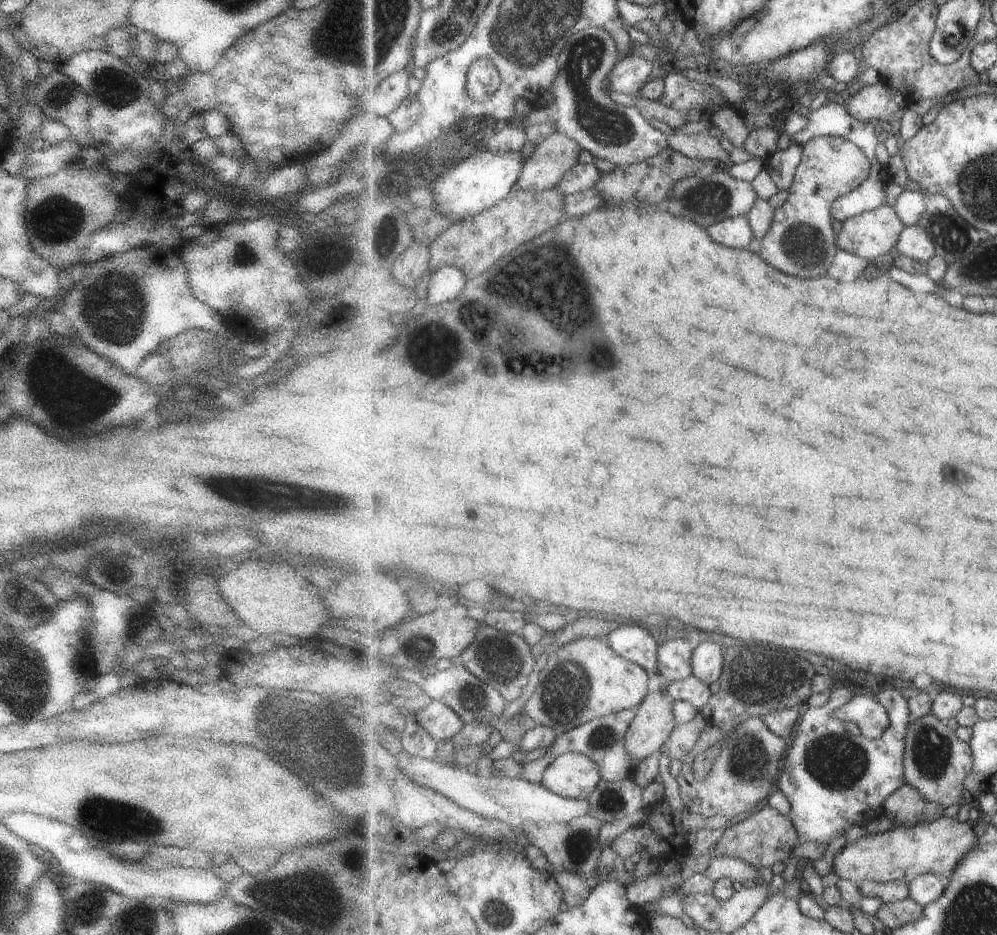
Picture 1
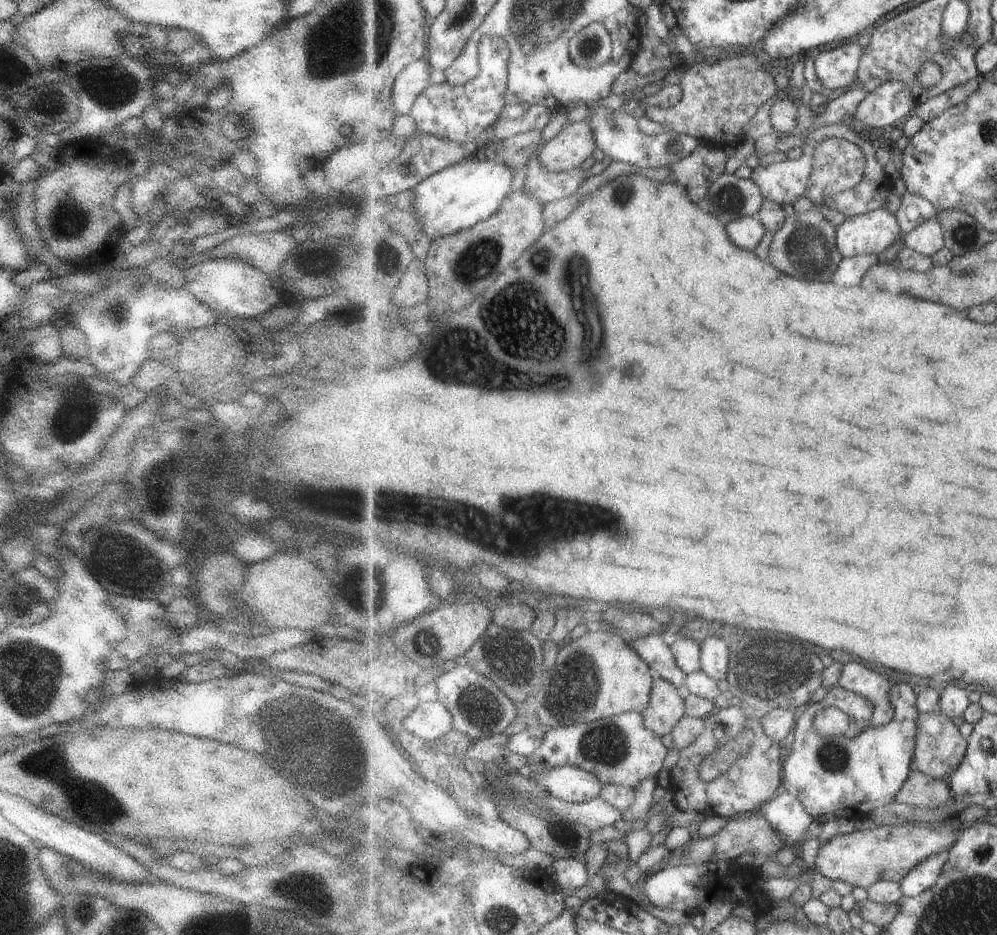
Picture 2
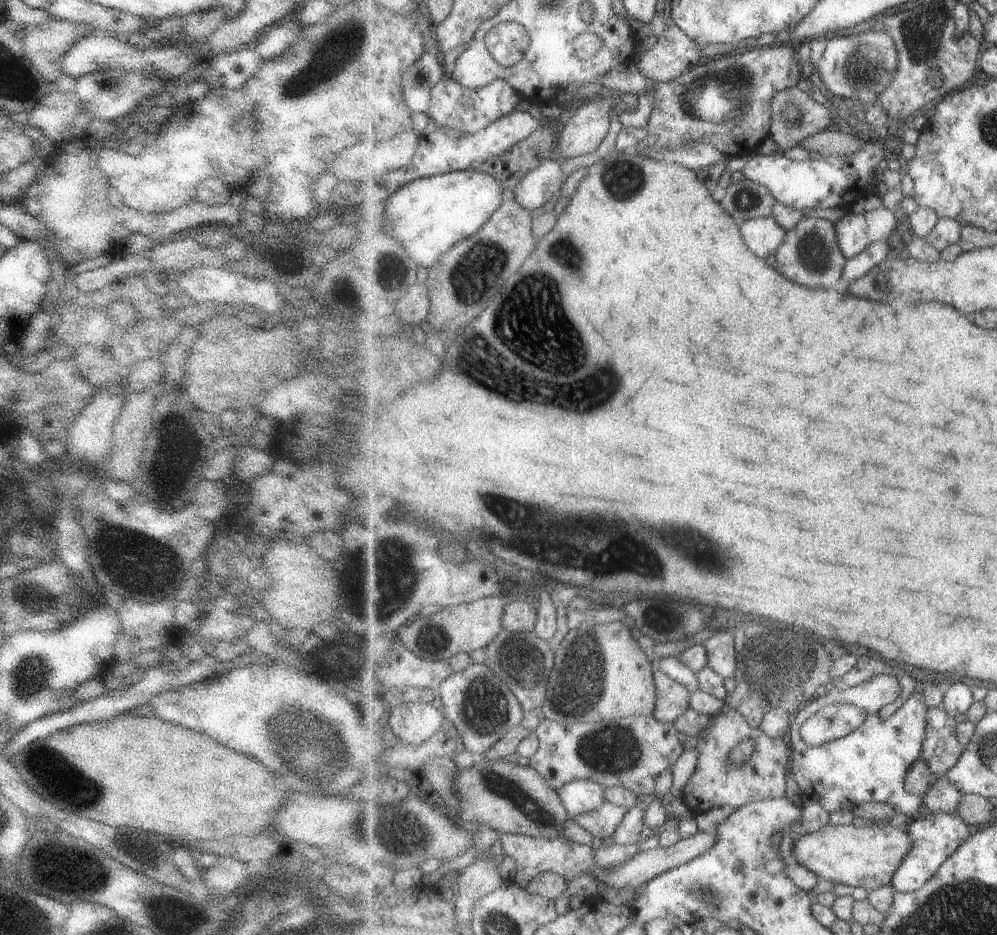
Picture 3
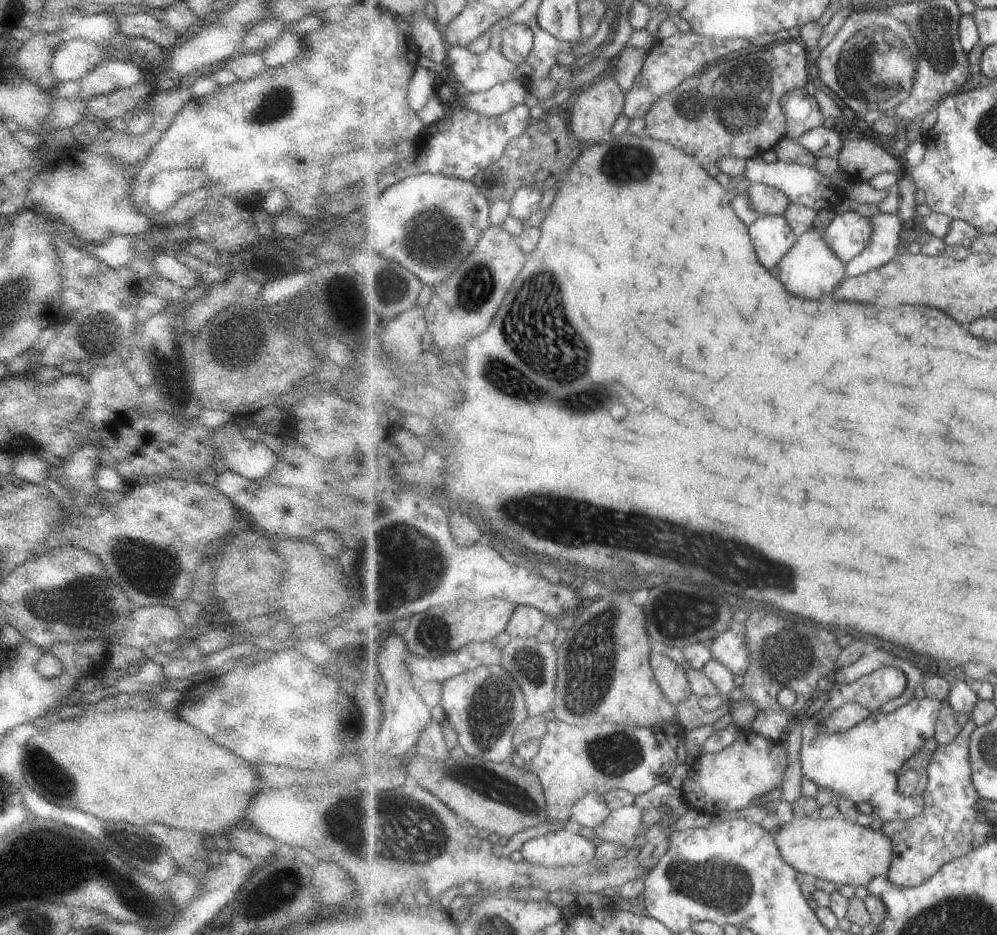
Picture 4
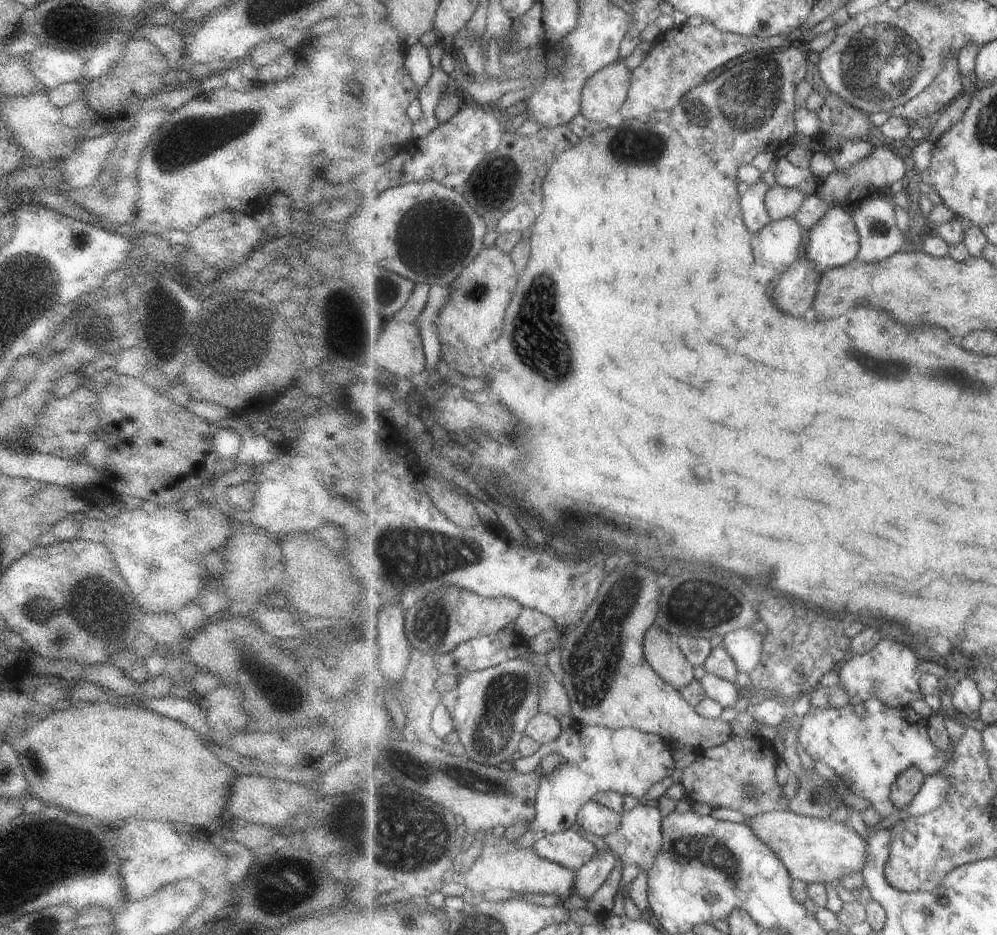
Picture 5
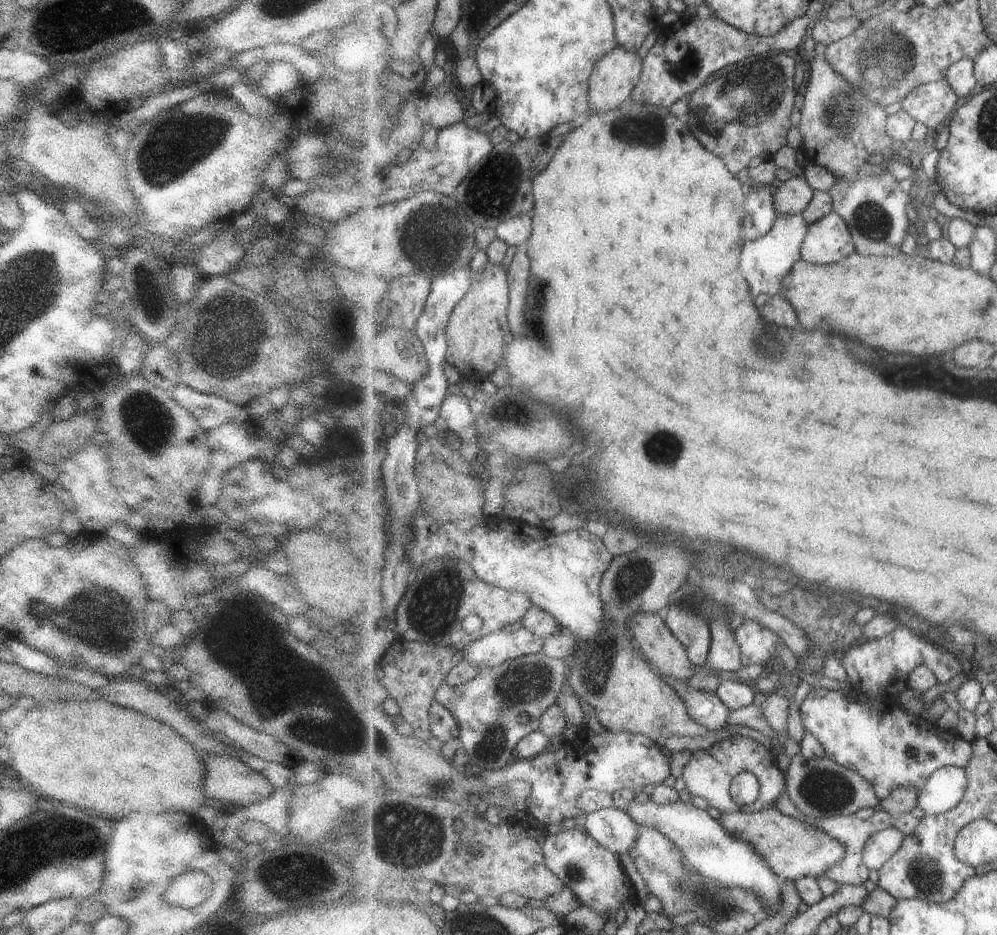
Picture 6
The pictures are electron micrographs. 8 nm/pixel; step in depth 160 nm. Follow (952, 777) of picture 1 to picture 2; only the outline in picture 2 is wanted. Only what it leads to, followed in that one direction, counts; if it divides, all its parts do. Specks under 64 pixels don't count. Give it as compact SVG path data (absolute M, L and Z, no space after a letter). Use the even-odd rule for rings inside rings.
M935 711L921 714L918 724L918 742L916 744L913 770L918 770L935 777L946 779L955 772L968 751L968 738L960 731L960 727L949 716Z

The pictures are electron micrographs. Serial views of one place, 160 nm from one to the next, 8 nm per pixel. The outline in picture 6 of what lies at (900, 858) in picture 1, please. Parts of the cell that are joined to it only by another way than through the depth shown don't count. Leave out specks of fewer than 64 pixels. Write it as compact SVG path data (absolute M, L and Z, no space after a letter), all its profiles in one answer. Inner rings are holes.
M775 807L755 812L720 812L717 820L731 836L750 844L756 853L762 855L784 882L794 882L810 876L819 878L846 855L846 848L842 842L831 838L819 827L814 827L800 818L783 814Z

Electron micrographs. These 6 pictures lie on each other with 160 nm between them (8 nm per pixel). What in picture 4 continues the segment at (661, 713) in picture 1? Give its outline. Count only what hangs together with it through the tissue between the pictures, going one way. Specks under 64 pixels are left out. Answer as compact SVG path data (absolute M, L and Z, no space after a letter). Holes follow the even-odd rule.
M652 651L651 664L659 686L675 706L693 693L686 670L670 656Z

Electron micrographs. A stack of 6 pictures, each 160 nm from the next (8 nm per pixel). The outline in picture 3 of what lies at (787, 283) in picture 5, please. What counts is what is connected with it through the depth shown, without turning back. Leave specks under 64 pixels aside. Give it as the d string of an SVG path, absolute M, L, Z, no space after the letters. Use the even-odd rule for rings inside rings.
M813 217L803 219L788 231L786 242L779 247L774 257L779 272L809 288L833 288L841 280L848 259L839 246L836 223Z

